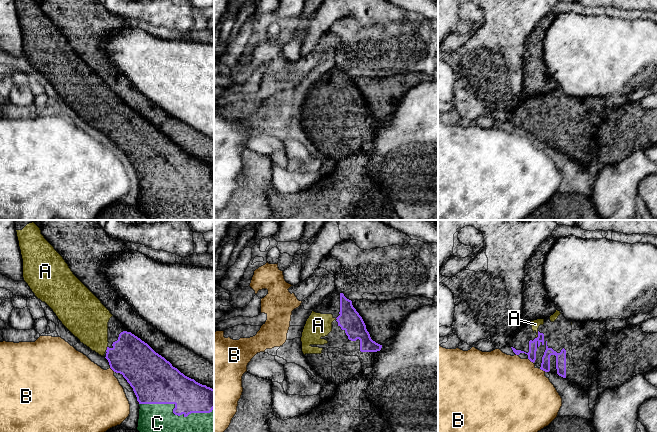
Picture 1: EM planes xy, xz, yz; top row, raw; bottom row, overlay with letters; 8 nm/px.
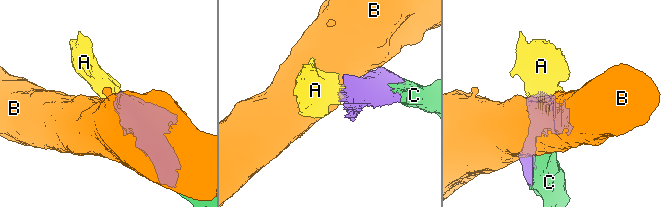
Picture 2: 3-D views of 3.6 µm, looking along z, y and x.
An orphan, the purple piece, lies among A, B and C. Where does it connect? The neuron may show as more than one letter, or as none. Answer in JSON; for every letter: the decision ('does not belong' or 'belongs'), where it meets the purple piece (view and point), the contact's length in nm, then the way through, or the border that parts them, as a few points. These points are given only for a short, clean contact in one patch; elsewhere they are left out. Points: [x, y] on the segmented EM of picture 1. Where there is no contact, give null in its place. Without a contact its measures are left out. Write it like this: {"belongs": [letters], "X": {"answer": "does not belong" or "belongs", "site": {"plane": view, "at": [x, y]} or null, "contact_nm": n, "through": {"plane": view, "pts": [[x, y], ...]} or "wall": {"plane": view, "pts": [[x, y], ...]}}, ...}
{"belongs": ["A", "C"], "A": {"answer": "belongs", "site": {"plane": "yz", "at": [538, 335]}, "contact_nm": 70, "through": {"plane": "yz", "pts": [[531, 354], [532, 345], [538, 335], [535, 324]]}}, "B": {"answer": "does not belong", "site": {"plane": "yz", "at": [531, 361]}, "contact_nm": 60, "wall": {"plane": "yz", "pts": [[528, 358], [533, 363]]}}, "C": {"answer": "belongs", "site": {"plane": "xy", "at": [173, 411]}, "contact_nm": 600}}

